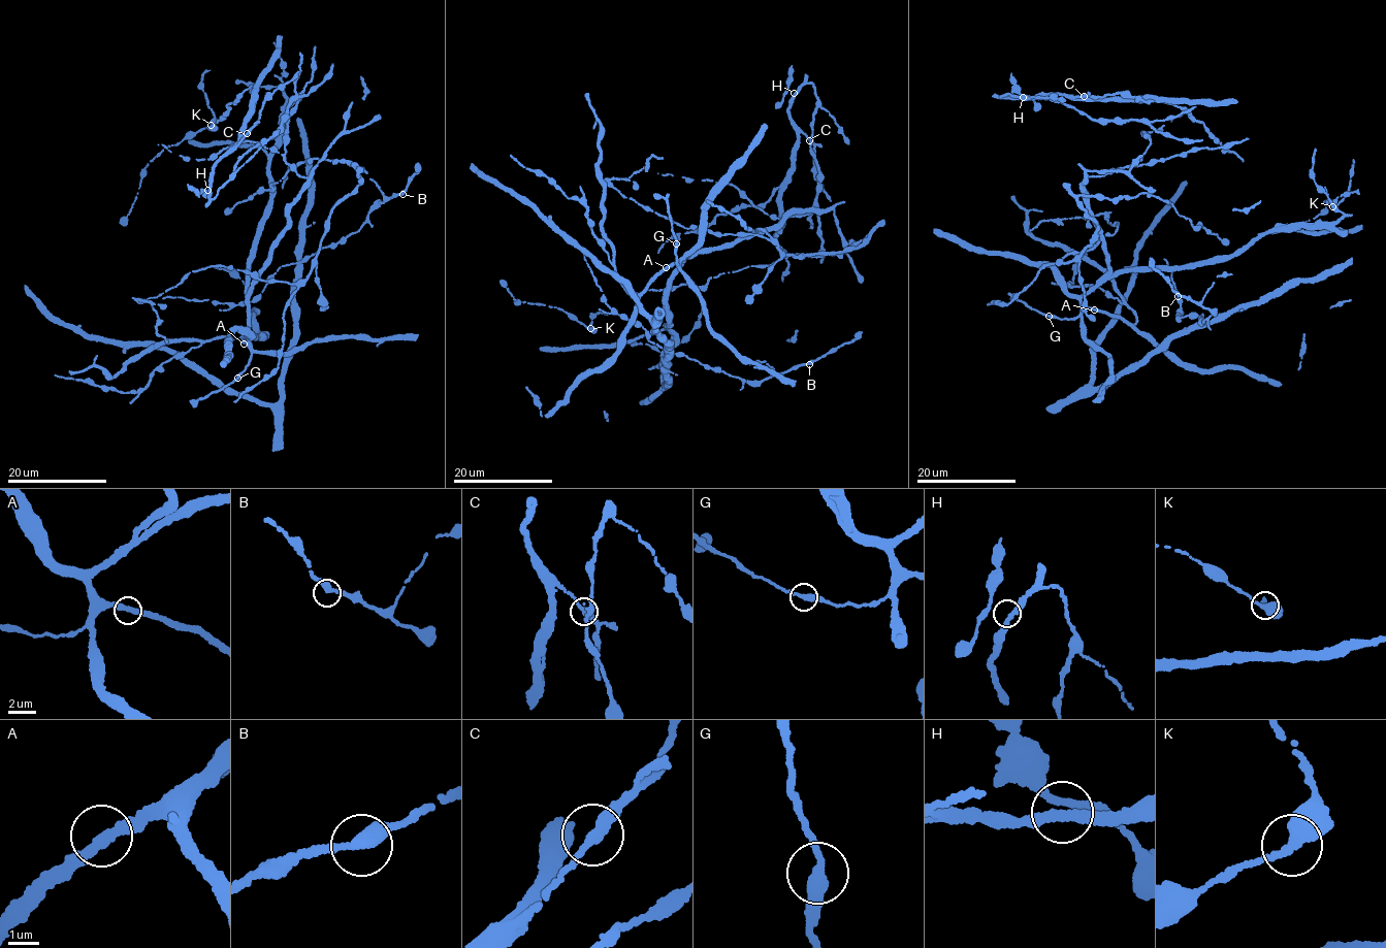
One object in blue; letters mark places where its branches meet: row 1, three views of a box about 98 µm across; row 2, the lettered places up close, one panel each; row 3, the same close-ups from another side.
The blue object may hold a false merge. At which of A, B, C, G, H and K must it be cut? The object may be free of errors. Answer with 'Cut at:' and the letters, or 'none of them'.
Cut at: none of them

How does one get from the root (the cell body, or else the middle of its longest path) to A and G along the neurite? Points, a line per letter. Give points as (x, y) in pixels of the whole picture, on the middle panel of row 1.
A: (782, 221), (724, 248), (684, 258), (683, 255), (666, 267)
G: (782, 221), (744, 236), (730, 247), (684, 258), (685, 255), (677, 264), (676, 243)

